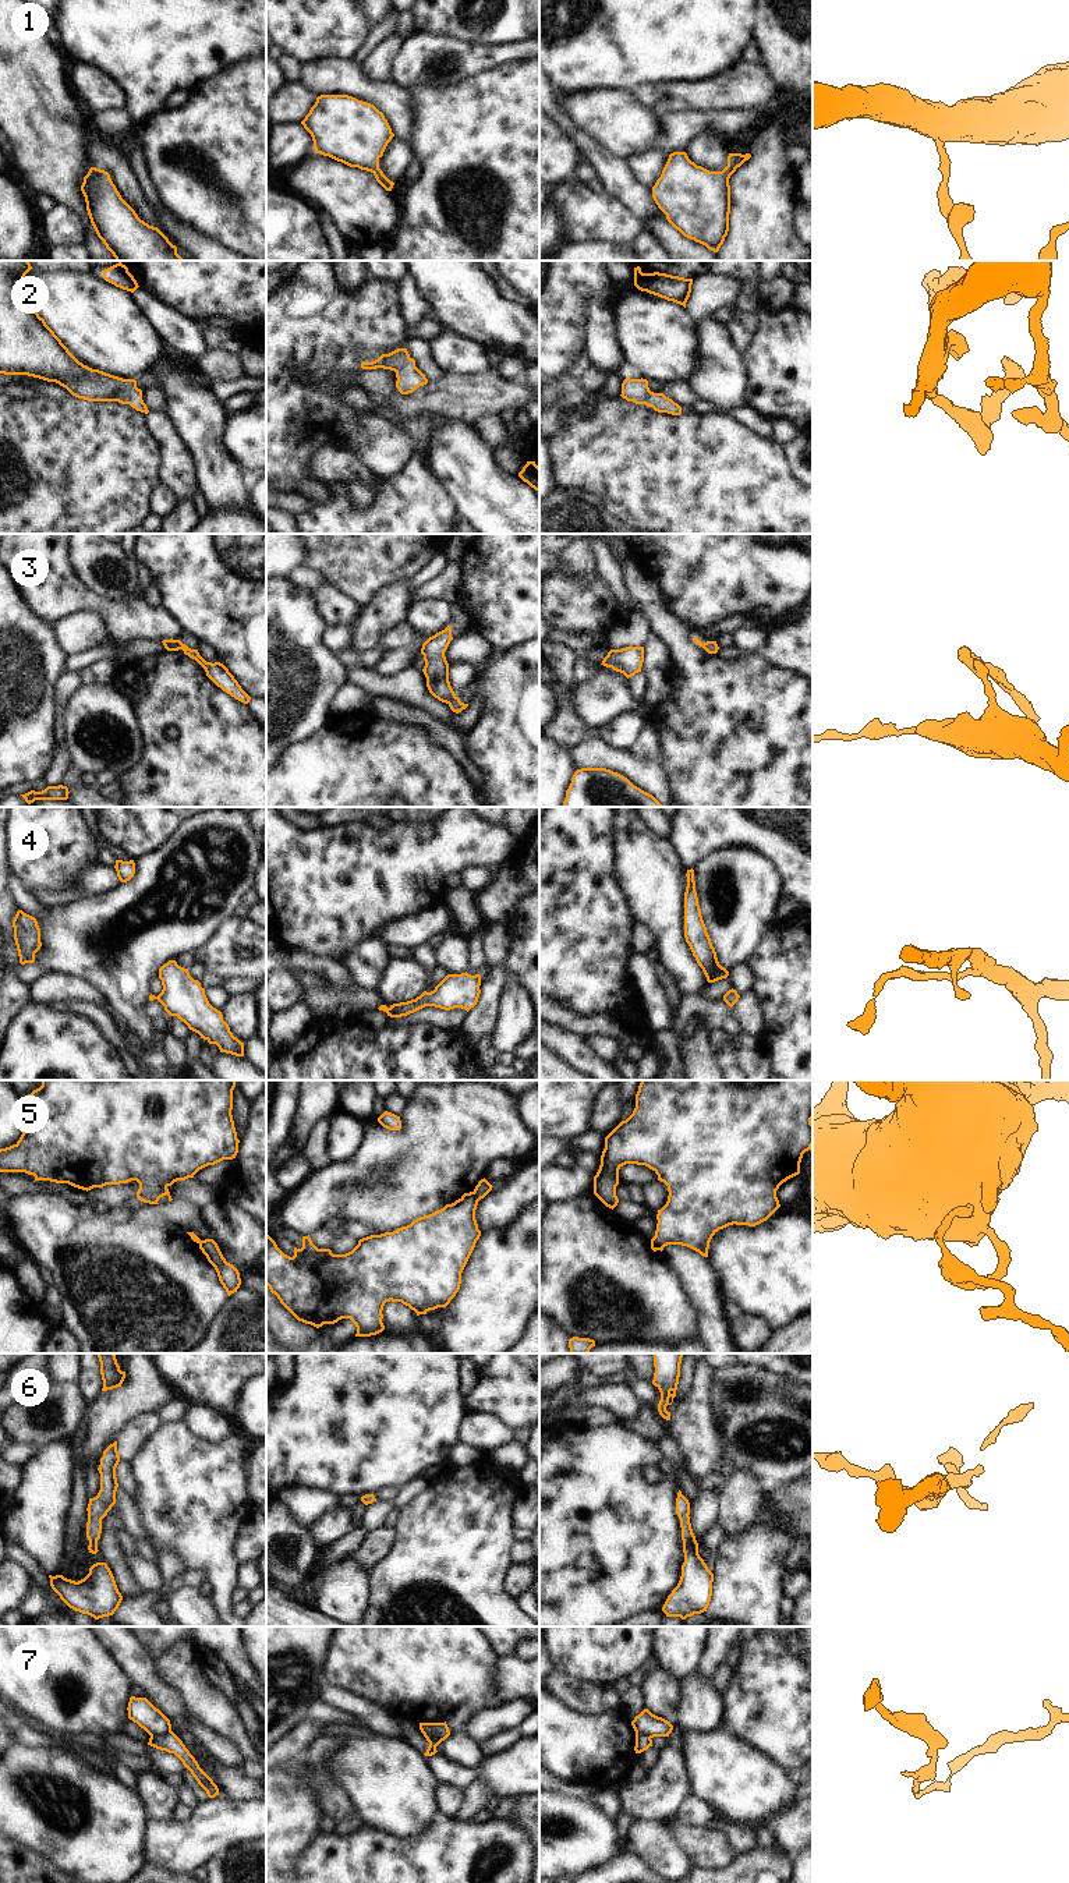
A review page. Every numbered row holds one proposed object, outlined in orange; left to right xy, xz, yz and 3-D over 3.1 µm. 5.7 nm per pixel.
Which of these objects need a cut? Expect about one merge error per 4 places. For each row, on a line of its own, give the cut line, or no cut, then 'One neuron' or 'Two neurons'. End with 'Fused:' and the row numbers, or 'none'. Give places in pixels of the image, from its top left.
1: No split. One neuron
2: No split. One neuron
3: Split along xz (455, 696), (448, 703). Two neurons
4: No split. One neuron
5: Split along xz (471, 1192), (477, 1202). Two neurons
6: No split. One neuron
7: Split along xy (170, 1730), (163, 1734), (151, 1735). Two neurons
Fused: 3, 5, 7.

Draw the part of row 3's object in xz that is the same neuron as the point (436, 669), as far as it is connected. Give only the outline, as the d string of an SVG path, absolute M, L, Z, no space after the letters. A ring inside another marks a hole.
M447 626L429 637L421 648L425 661L422 672L426 677L426 687L435 698L446 704L456 697L449 682L449 663L445 656L452 640L452 629Z

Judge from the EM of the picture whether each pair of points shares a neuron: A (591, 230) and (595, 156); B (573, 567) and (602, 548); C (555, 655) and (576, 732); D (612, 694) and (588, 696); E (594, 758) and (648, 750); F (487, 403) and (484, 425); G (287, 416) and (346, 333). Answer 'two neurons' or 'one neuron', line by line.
A: two neurons
B: two neurons
C: one neuron
D: one neuron
E: two neurons
F: two neurons
G: one neuron

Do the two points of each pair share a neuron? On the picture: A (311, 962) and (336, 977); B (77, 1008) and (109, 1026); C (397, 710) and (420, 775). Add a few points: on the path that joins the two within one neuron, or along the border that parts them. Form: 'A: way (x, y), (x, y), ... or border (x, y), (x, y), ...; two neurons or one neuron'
A: way (317, 965), (331, 972); one neuron
B: way (85, 1009), (101, 1019); one neuron
C: border (370, 715), (390, 722), (420, 724), (431, 738); two neurons

